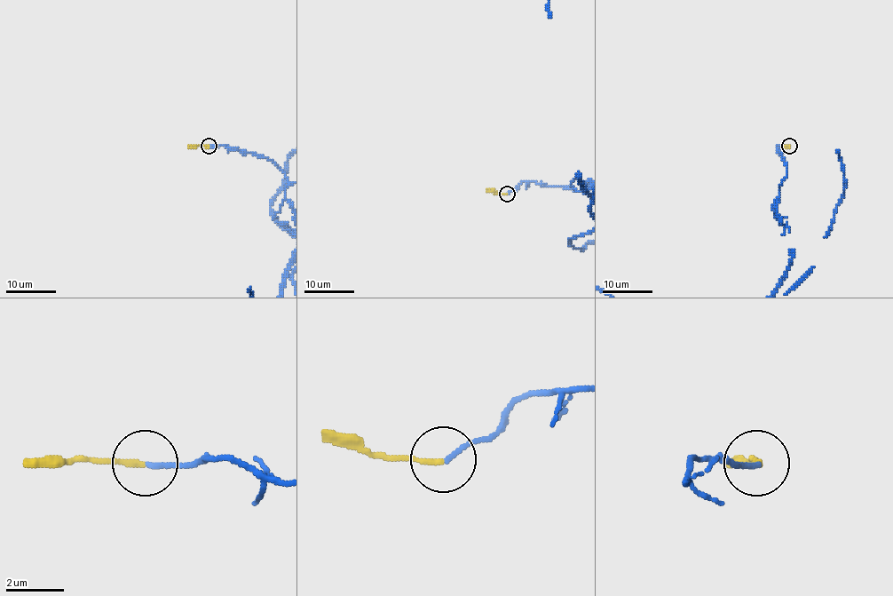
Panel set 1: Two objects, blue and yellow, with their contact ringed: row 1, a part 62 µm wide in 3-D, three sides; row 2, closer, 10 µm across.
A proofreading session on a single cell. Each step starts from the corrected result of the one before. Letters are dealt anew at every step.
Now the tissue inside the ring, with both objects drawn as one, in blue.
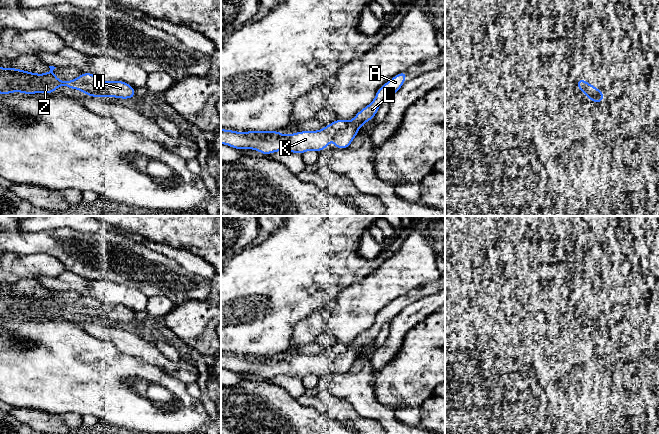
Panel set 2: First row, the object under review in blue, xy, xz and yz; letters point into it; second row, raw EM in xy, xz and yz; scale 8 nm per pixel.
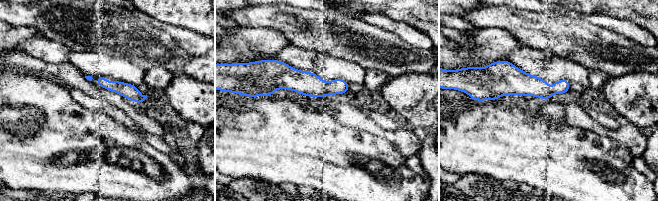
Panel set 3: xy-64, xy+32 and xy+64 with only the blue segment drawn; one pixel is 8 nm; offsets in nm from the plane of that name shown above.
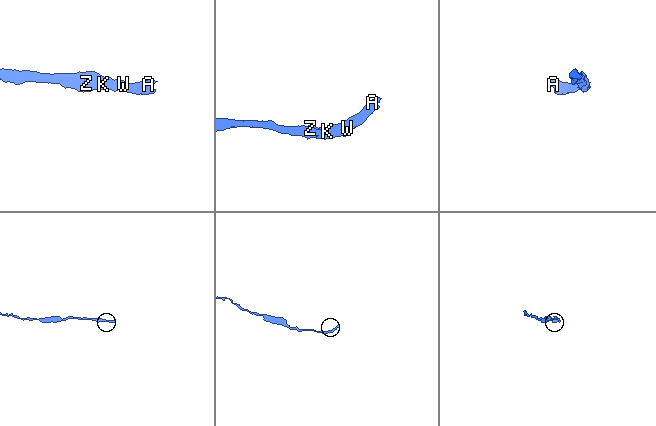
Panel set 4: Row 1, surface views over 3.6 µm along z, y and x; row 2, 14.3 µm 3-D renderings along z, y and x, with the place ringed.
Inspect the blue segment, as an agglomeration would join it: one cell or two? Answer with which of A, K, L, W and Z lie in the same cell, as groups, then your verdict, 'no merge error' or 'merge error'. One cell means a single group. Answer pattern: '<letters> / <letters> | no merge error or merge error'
A K L W Z | no merge error

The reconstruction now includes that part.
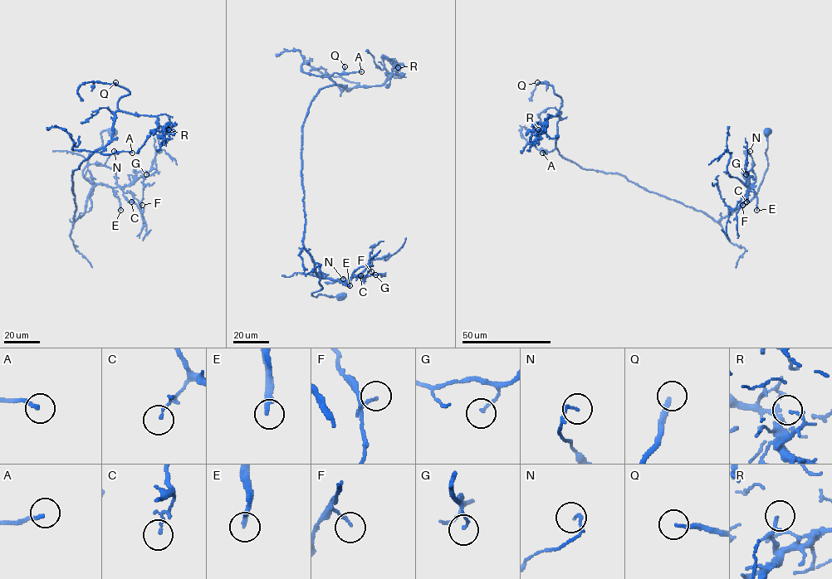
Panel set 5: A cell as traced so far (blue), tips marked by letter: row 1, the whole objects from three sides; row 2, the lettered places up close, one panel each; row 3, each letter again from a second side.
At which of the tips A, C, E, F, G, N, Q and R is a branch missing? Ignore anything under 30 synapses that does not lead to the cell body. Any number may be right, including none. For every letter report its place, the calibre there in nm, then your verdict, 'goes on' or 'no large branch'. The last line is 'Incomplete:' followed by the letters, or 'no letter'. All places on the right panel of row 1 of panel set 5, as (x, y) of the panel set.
A: (542, 153) | 170 nm | goes on
C: (746, 201) | 120 nm | no large branch
E: (756, 210) | 240 nm | goes on
F: (742, 205) | 120 nm | no large branch
G: (746, 174) | 120 nm | no large branch
N: (750, 151) | 120 nm | no large branch
Q: (537, 82) | 190 nm | goes on
R: (538, 129) | 100 nm | no large branch
Incomplete: A, E, Q

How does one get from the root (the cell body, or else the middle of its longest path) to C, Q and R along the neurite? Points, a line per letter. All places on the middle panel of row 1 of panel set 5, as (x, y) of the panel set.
C: (343, 296), (311, 294), (322, 288), (320, 265), (315, 264), (320, 277), (347, 281), (360, 275)
Q: (343, 296), (311, 294), (322, 286), (302, 243), (301, 148), (316, 94), (359, 85), (342, 77), (345, 66)
R: (343, 296), (311, 294), (322, 286), (320, 265), (302, 243), (302, 125), (322, 89), (381, 85), (398, 67)

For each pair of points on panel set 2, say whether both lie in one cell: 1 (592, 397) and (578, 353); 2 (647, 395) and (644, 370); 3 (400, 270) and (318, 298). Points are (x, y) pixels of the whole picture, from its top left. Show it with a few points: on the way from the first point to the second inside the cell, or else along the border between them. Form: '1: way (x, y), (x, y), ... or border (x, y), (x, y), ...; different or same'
1: way (590, 386), (590, 373), (586, 364); same
2: way (647, 389), (647, 381), (644, 376); same
3: border (365, 276), (347, 286), (338, 295), (333, 309); different

